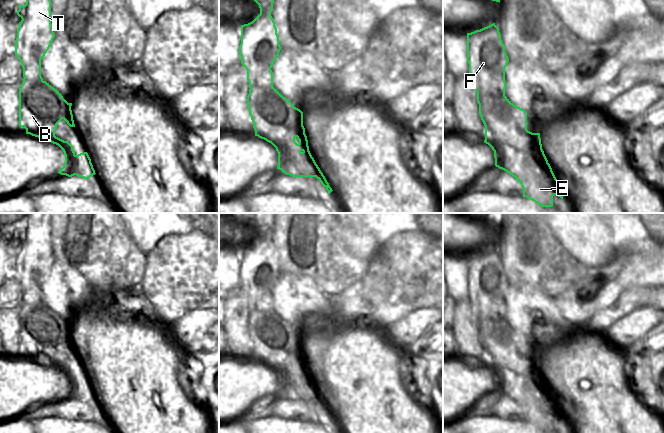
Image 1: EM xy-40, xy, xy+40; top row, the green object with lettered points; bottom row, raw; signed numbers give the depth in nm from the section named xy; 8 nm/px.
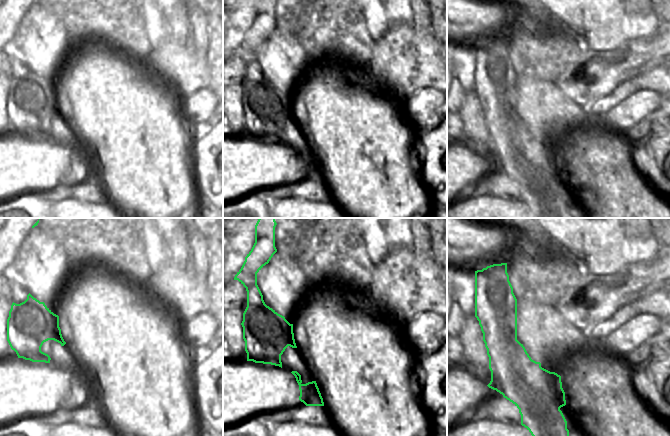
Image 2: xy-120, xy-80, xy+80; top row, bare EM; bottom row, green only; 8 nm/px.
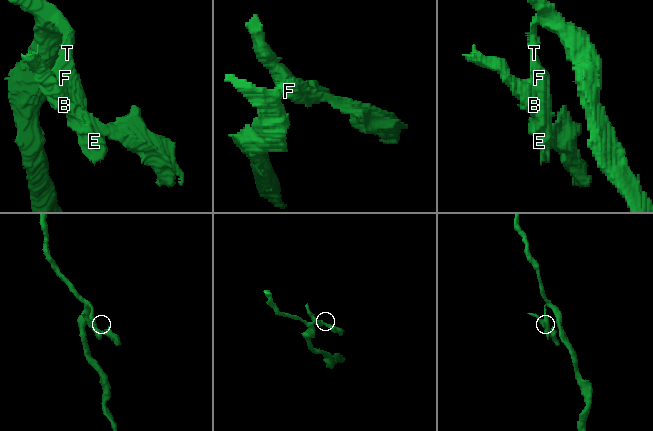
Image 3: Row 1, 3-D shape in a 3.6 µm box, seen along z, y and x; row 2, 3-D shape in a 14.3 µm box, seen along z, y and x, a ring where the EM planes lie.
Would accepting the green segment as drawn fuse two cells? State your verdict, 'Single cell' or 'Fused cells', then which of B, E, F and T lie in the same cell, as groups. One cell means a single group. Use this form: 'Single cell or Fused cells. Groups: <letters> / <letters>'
Fused cells. Groups: B / E F T

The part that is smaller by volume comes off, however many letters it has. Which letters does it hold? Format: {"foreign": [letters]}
{"foreign": ["B"]}

